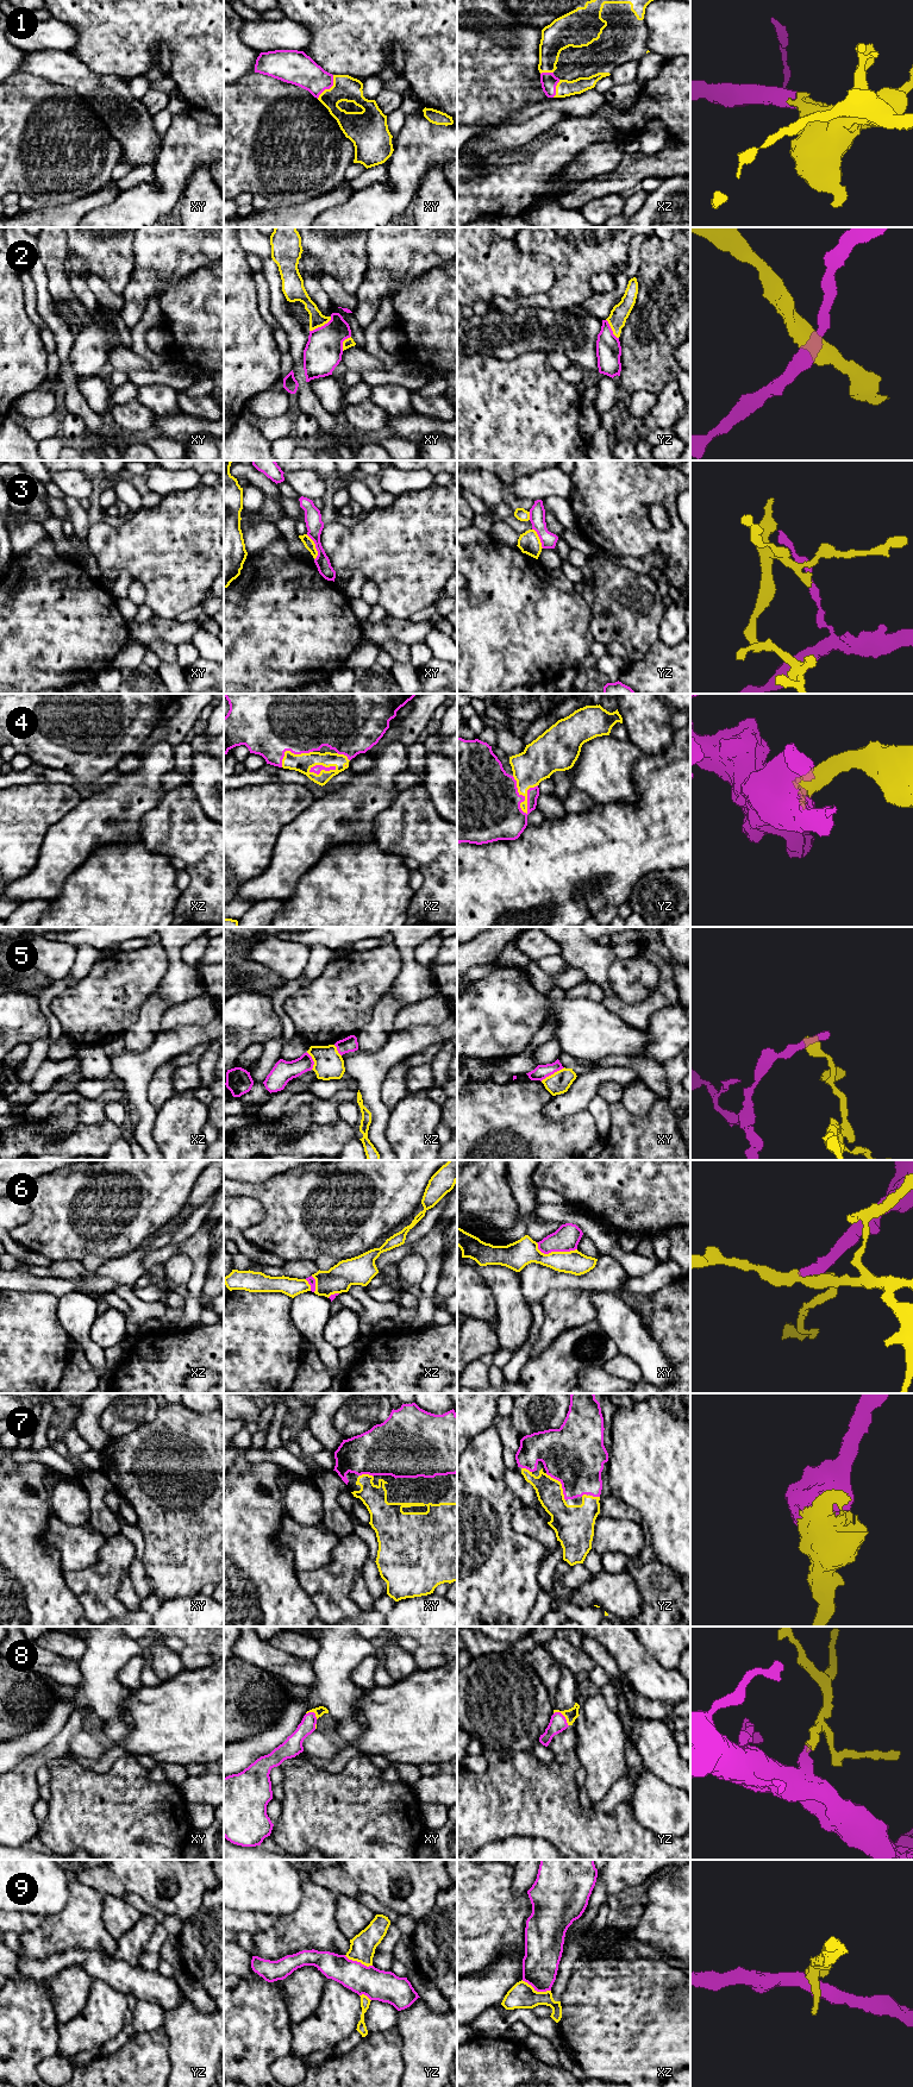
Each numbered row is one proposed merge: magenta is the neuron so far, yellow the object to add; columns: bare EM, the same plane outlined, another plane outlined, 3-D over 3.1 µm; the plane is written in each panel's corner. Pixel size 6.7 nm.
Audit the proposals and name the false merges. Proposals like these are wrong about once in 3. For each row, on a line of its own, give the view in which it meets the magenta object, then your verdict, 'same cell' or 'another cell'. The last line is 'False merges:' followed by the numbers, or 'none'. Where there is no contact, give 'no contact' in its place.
1: meets magenta in xy; same cell
2: meets magenta in xy; another cell
3: meets magenta in xy; another cell
4: meets magenta in yz; same cell
5: meets magenta in xy; another cell
6: meets magenta in xy; another cell
7: meets magenta in yz; same cell
8: meets magenta in yz; same cell
9: meets magenta in xz; another cell
False merges: 2, 3, 5, 6, 9

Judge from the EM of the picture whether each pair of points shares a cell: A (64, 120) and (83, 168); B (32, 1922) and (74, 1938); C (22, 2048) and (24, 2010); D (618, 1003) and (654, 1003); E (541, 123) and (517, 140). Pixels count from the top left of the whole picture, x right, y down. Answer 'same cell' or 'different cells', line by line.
A: same cell
B: different cells
C: same cell
D: same cell
E: same cell

